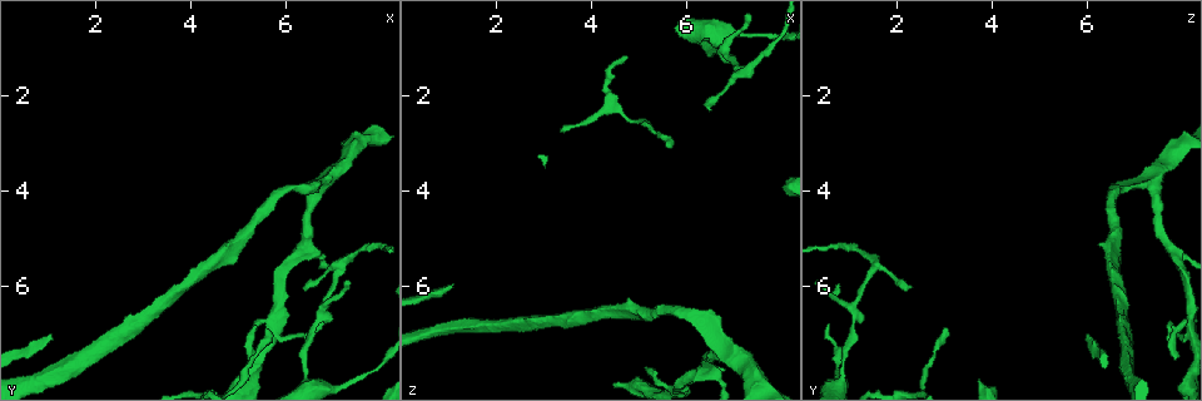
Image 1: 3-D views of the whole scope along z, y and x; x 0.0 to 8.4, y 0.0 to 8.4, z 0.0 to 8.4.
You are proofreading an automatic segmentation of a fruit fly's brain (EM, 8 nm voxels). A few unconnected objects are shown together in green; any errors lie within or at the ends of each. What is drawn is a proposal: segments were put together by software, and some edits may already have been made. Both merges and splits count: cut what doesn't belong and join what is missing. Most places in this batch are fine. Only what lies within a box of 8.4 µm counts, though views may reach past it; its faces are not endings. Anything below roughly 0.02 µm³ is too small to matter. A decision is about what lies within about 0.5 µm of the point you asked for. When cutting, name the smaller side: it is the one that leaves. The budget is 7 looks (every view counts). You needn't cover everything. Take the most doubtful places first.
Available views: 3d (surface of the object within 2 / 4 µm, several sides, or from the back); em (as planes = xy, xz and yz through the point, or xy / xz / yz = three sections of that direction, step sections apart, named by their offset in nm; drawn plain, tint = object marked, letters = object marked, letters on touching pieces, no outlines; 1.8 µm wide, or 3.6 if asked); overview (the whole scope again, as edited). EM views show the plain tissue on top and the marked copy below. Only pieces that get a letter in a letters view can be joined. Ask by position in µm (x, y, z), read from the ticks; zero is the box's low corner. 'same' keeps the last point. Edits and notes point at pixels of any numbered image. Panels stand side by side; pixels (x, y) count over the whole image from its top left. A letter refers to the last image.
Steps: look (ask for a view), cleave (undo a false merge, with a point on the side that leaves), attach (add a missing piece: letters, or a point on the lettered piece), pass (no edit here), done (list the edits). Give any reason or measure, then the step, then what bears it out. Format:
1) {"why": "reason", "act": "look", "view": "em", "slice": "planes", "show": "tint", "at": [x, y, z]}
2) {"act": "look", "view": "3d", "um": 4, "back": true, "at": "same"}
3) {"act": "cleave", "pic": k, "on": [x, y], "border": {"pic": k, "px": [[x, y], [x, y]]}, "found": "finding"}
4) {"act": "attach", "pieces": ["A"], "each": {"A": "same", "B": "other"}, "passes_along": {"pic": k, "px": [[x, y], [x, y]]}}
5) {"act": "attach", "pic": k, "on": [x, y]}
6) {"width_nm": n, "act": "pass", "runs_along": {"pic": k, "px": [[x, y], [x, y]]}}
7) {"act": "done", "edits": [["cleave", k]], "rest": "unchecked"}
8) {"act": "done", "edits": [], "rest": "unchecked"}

{"why": "an open end", "act": "look", "view": "em", "slice": "planes", "show": "letters", "at": [5.55, 6.85, 3.05]}

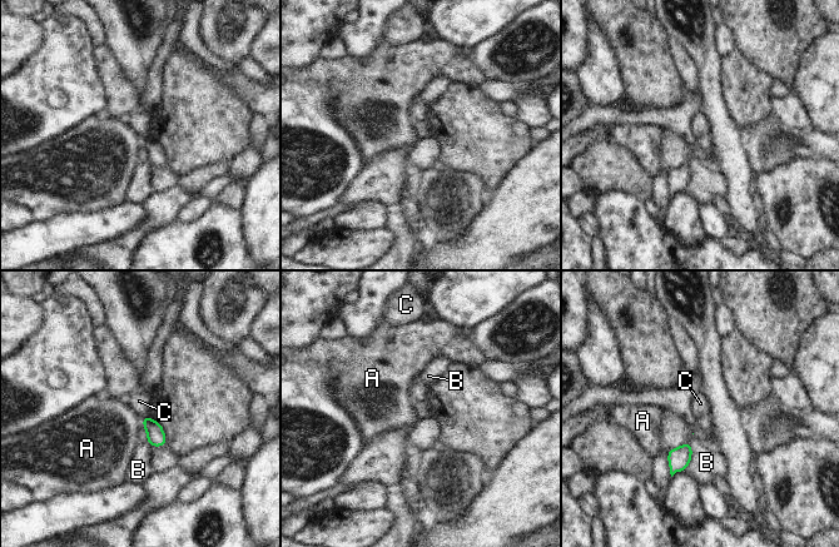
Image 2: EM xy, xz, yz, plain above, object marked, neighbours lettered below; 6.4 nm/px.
{"act": "pass", "each": {"A": "other", "B": "other", "C": "other"}, "border": {"pic": 2, "px": [[145, 414], [142, 417]]}, "found": "none of them fits"}

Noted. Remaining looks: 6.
{"why": "branch point", "act": "look", "view": "3d", "um": 4, "at": [6.45, 5.15, 7.75]}

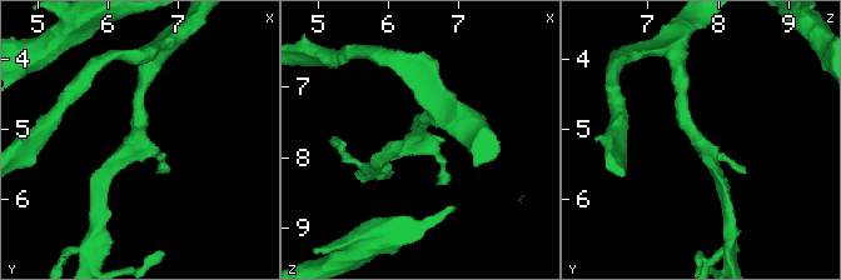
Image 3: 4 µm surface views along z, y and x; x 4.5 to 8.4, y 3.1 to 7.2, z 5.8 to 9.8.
{"arms": 3, "act": "look", "view": "em", "slice": "planes", "show": "tint", "at": [6.40, 5.15, 7.70]}

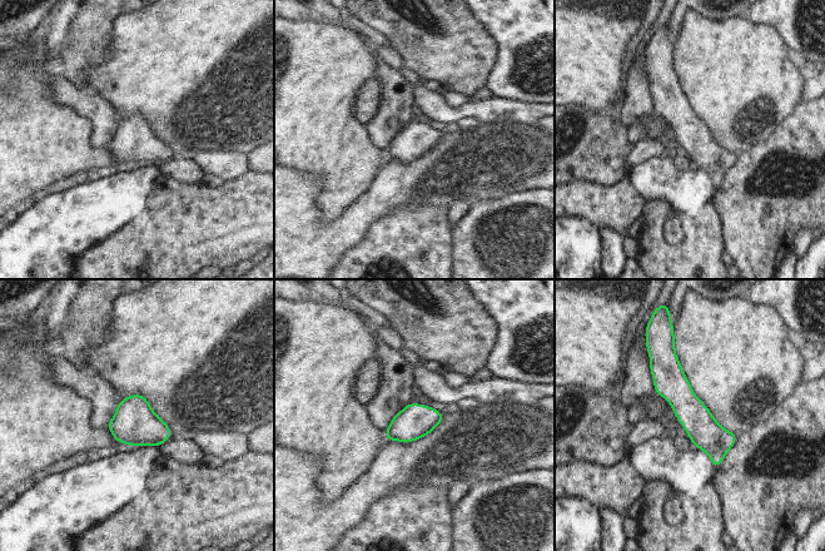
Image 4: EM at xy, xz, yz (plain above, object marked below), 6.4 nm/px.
{"why": "what lies round it", "act": "look", "view": "em", "slice": "planes", "show": "letters", "at": "same"}

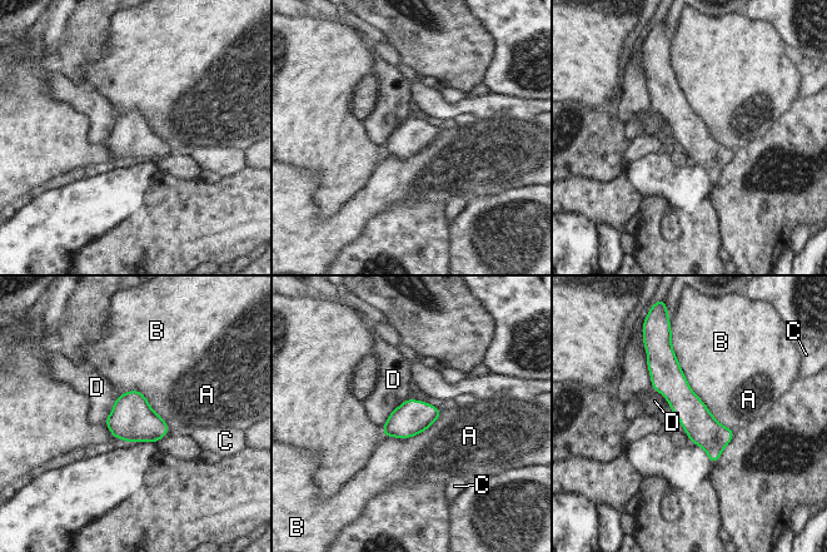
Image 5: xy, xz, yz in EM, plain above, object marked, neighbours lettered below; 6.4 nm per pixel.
{"width_nm": 220, "longest_contact_nm": ["B", 750], "act": "pass", "each": {"A": "other", "B": "other", "C": "other", "D": "other"}, "found": "continuous, no second cell"}

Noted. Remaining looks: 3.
{"why": "sharp bend", "act": "look", "view": "em", "slice": "planes", "show": "letters", "at": [7.15, 5.50, 1.55]}

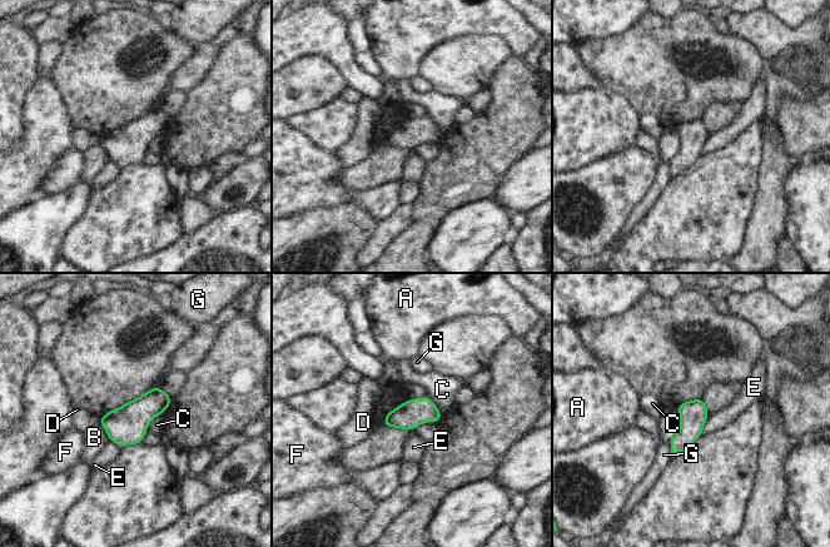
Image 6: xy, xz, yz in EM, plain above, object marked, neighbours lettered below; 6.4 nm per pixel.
{"longest_contact_nm": ["C", 160], "act": "pass", "each": {"A": "other", "B": "other", "C": "other", "D": "other", "E": "other", "F": "other", "G": "other"}, "border": {"pic": 6, "px": [[710, 413], [701, 432]]}, "found": "one cell here"}

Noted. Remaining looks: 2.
{"act": "done", "edits": [], "rest": "unchecked"}

